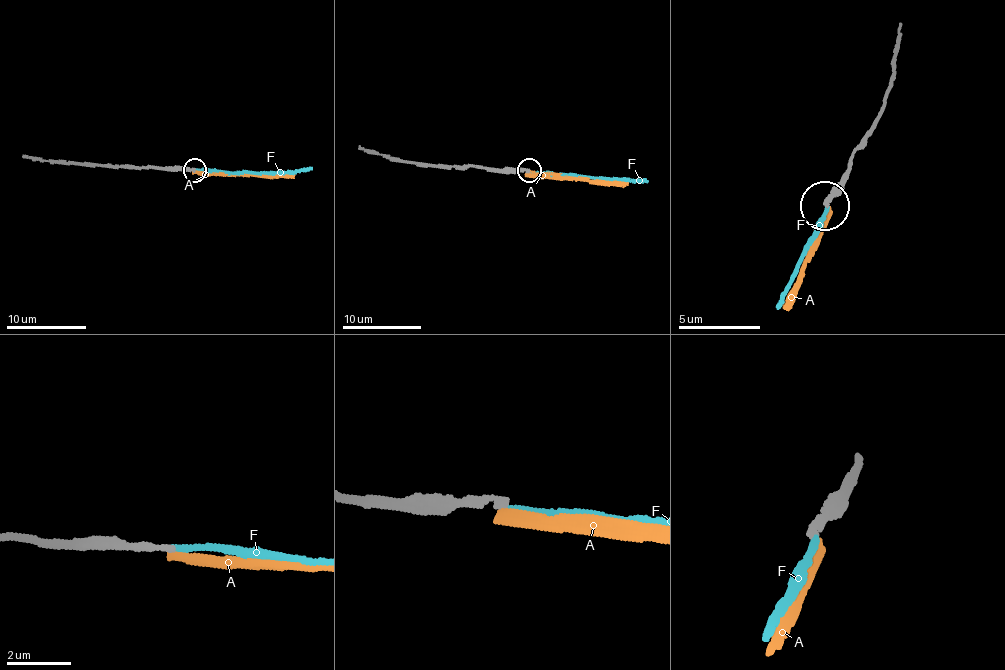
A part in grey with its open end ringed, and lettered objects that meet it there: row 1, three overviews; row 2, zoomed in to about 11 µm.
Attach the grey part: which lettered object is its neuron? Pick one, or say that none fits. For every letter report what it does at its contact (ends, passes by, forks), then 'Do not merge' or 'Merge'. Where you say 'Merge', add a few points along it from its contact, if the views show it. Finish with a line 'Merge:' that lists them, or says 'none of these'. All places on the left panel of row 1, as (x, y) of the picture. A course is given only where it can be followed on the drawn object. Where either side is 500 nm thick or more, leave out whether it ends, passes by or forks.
A: It ends there. Do not merge
F: It ends there. Do not merge
Merge: none of these

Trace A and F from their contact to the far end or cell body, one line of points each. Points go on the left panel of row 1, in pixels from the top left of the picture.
A: (194, 170), (272, 178), (294, 175)
F: (194, 168), (274, 174), (311, 167)

